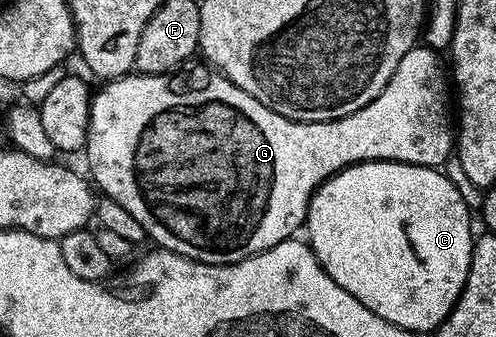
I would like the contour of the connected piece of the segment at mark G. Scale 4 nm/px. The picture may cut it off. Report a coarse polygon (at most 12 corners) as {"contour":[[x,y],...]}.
{"contour":[[417,45],[370,105],[293,123],[211,66],[92,97],[90,179],[157,248],[293,238],[356,163],[443,168]]}

